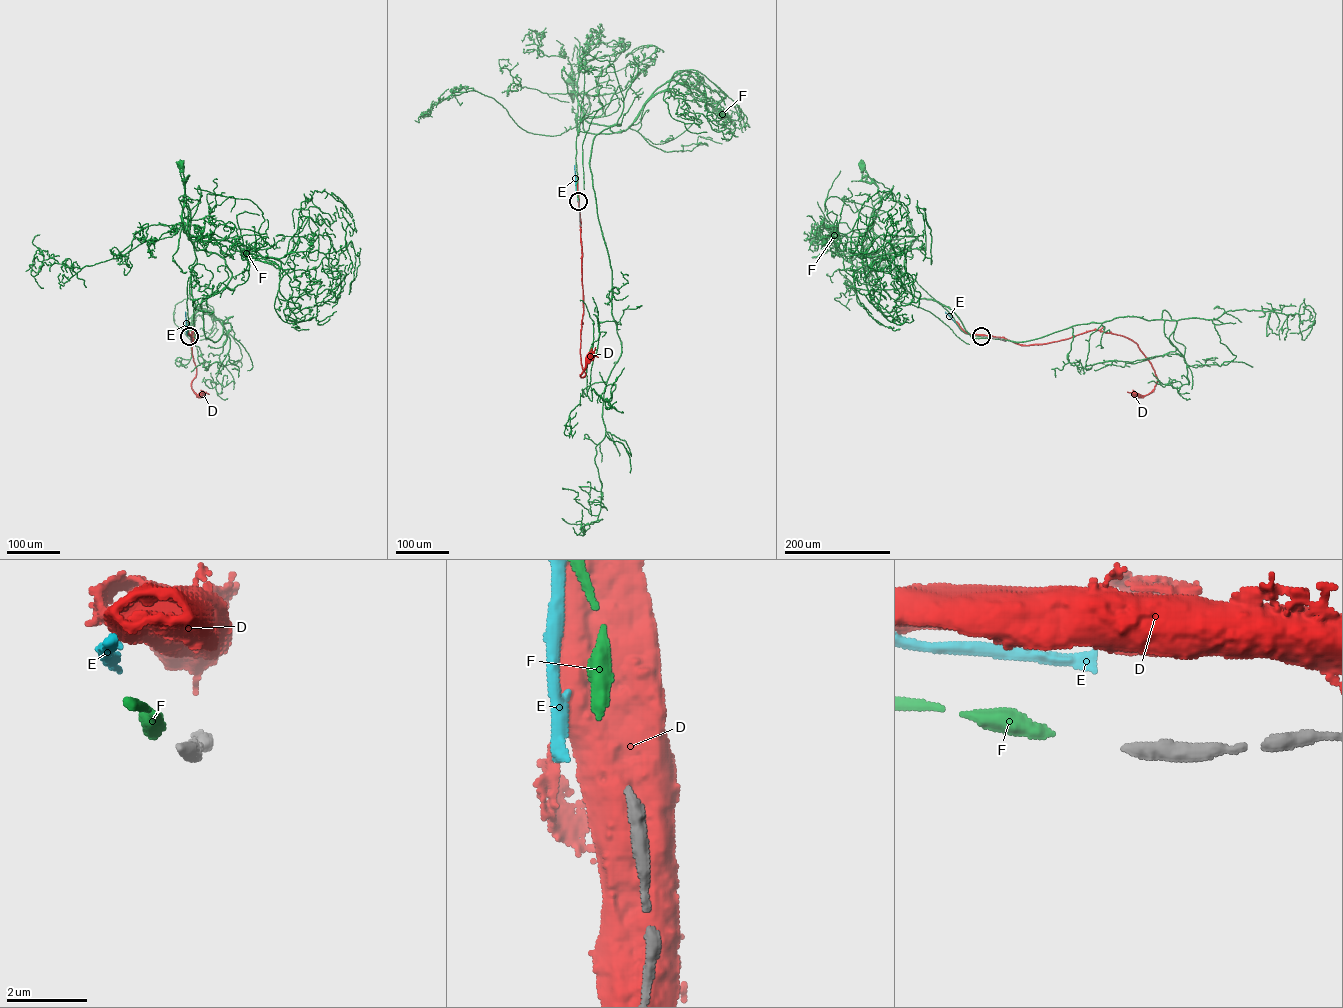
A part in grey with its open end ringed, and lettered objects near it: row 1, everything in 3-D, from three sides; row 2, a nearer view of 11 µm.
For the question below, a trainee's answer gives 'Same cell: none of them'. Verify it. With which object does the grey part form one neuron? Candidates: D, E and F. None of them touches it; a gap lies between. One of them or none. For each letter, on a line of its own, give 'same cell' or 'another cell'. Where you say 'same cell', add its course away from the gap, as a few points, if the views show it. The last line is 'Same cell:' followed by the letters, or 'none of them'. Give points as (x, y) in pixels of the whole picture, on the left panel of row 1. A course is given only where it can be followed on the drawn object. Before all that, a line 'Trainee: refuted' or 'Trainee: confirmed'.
Trainee: refuted
D: another cell
E: another cell
F: same cell; course (189, 336), (187, 281), (197, 258), (182, 217), (184, 183), (181, 165)
Same cell: F

